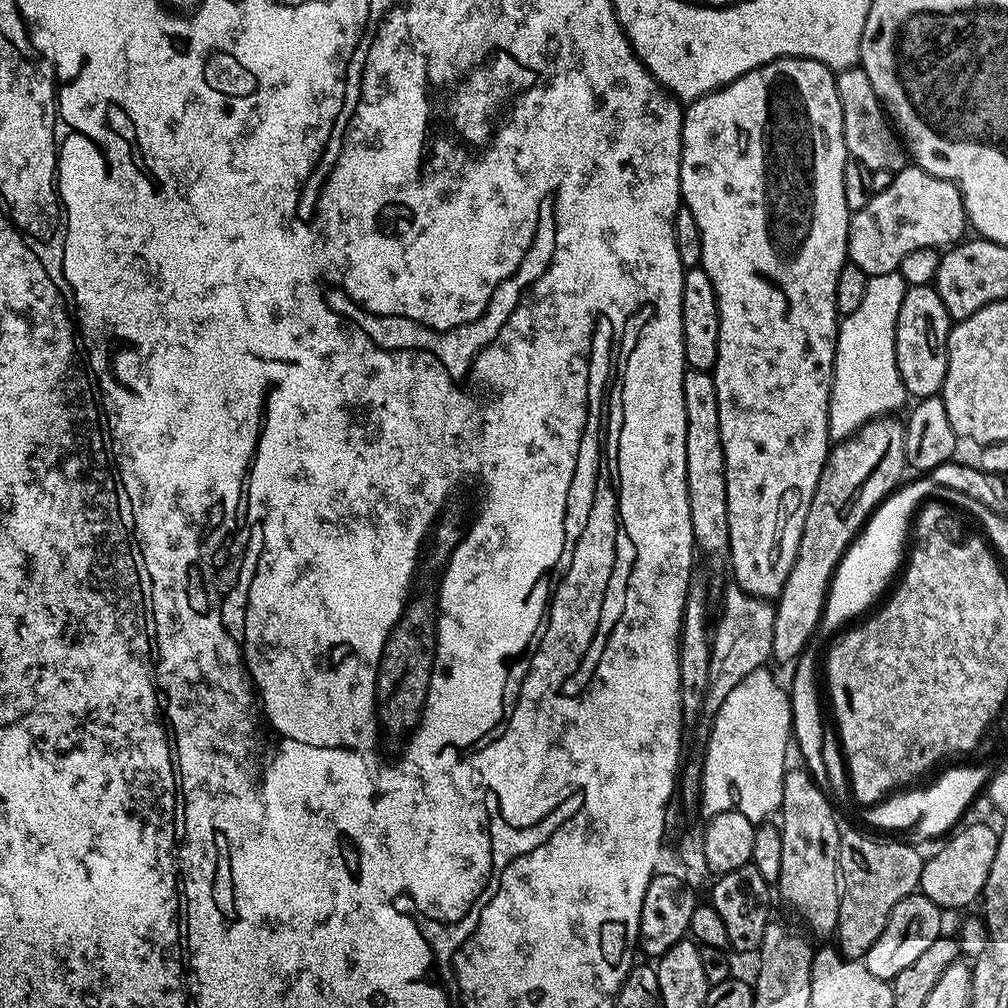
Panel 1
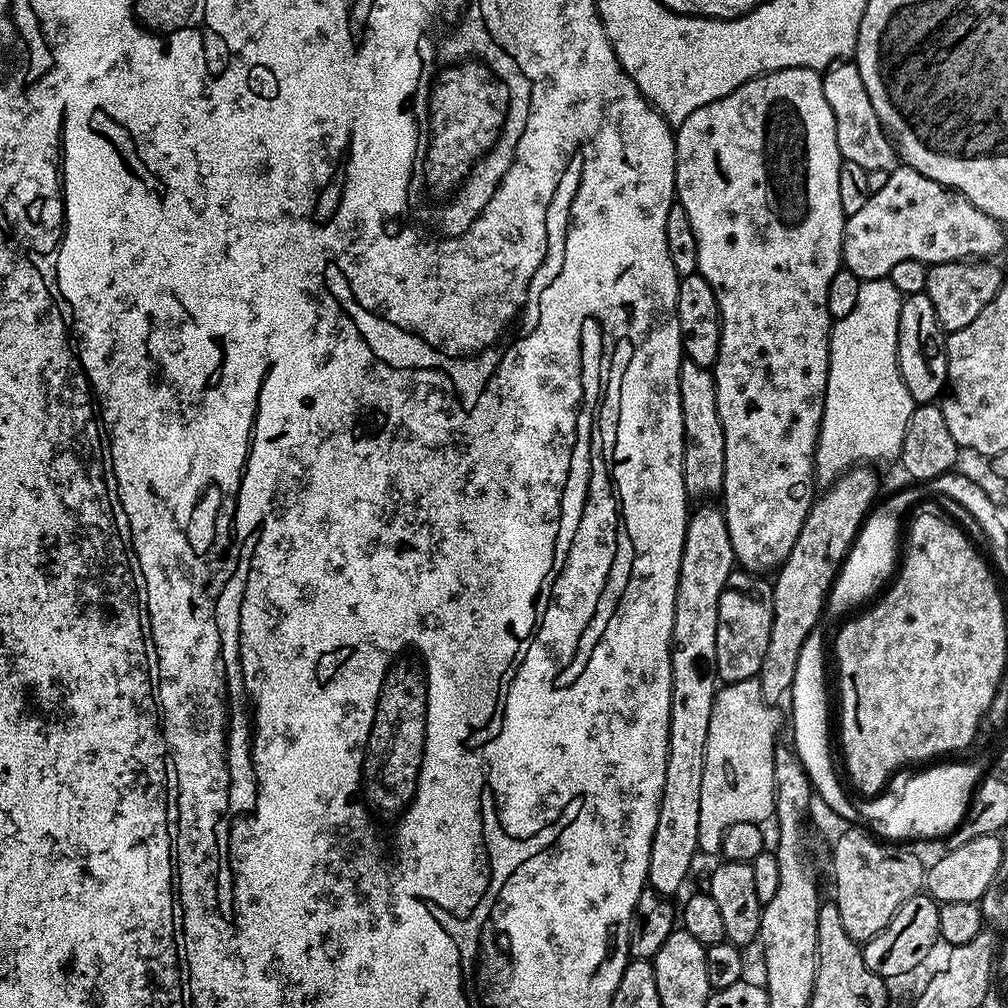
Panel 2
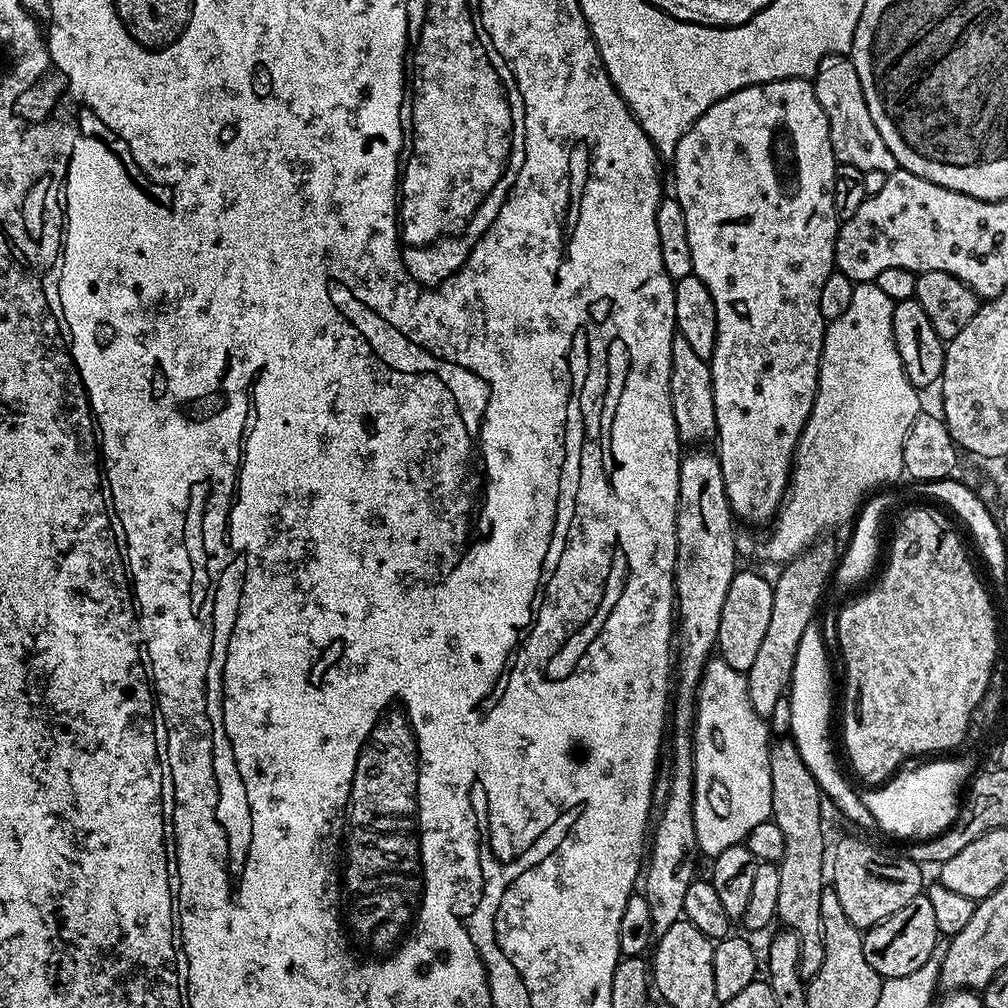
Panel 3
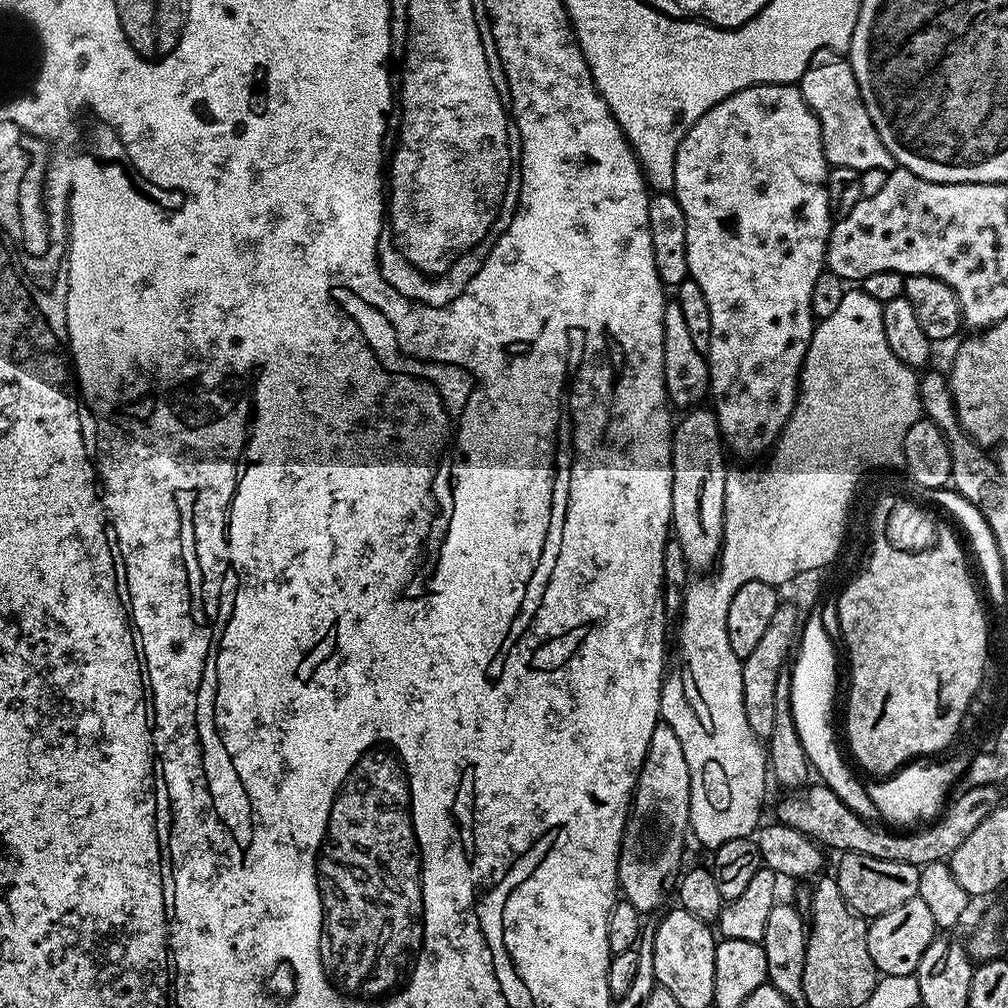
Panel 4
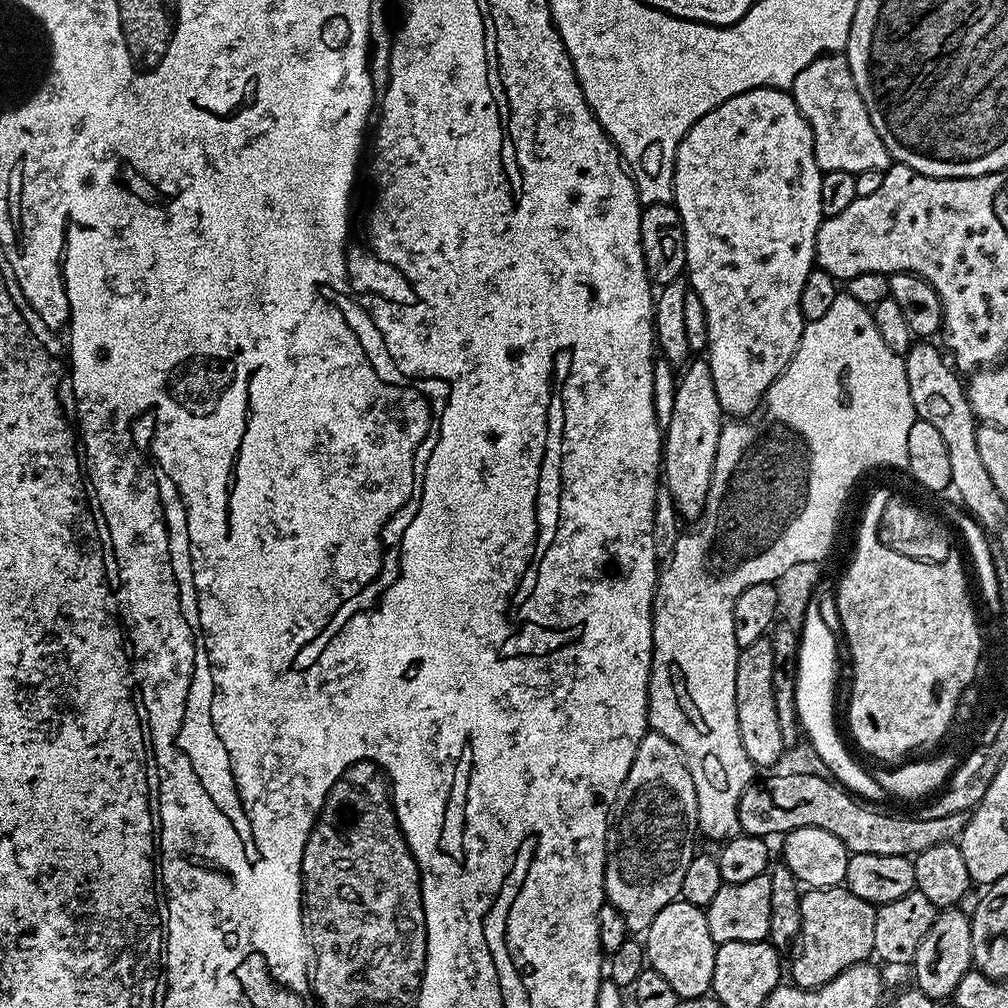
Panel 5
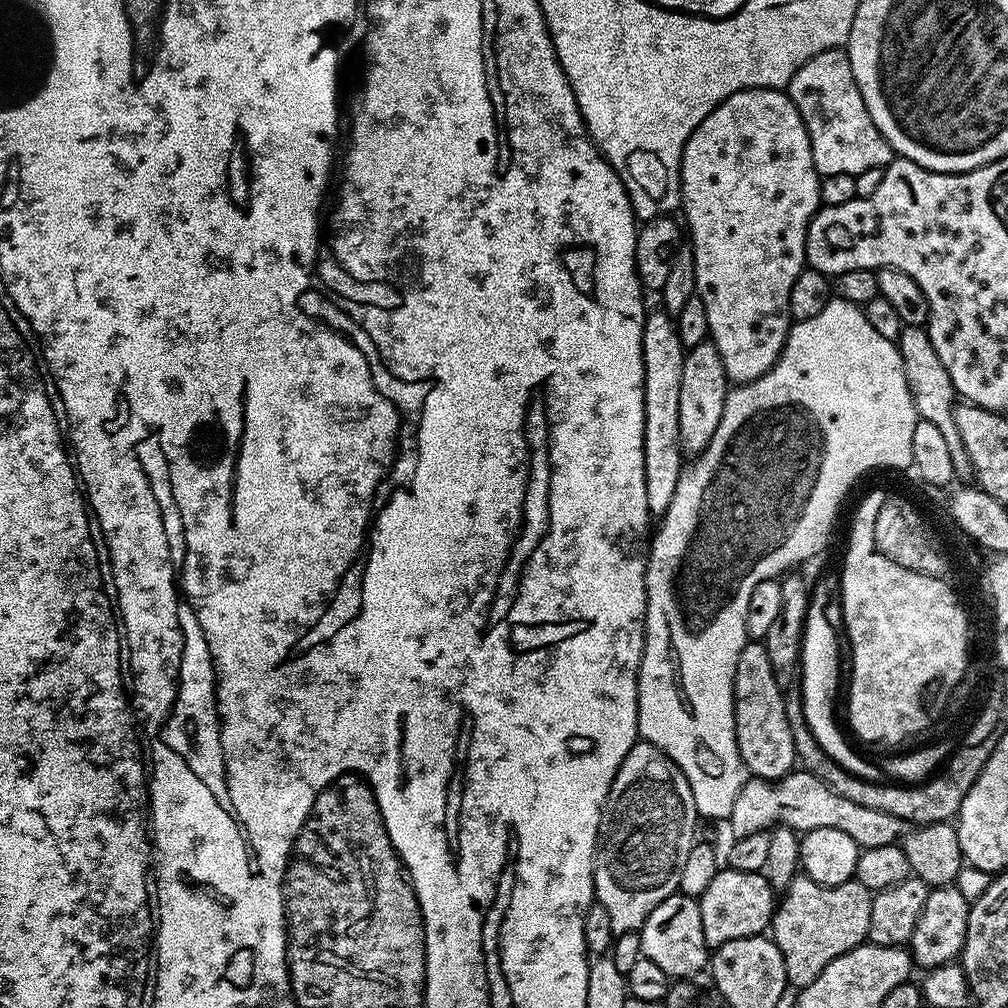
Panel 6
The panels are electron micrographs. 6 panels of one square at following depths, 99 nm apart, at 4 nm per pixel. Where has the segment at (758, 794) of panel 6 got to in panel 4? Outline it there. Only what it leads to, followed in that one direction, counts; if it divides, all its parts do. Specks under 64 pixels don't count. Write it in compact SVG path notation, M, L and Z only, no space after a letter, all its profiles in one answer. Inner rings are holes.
M819 782L809 783L799 790L784 794L776 804L775 819L806 834L825 849L833 848L836 854L853 852L866 854L870 858L883 858L885 862L906 862L923 866L939 860L947 861L954 854L954 850L958 850L958 846L962 846L962 842L966 842L966 838L970 838L970 834L978 830L980 823L1002 803L1001 789L994 784L965 787L963 791L964 793L956 801L953 799L935 820L915 830L893 830L888 826L875 828L875 823L854 814L854 810L850 810L850 806L846 806L846 802L842 802L842 798L834 794L834 790Z

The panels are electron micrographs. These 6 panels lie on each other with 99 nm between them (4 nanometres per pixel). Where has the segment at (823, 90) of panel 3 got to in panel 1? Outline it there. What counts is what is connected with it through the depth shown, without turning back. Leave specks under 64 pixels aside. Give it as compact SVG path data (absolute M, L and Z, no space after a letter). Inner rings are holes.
M862 67L842 68L835 73L838 86L838 102L842 102L842 134L846 142L849 157L872 173L898 173L909 163L910 157L893 125L884 111L878 94L874 94L874 86L870 86L870 78L866 78L866 70Z

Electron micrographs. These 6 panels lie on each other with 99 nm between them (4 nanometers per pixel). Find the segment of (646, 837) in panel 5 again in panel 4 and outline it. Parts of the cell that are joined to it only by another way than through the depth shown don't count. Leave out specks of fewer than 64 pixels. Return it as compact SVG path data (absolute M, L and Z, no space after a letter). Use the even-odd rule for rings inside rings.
M660 720L650 736L620 844L619 889L640 913L651 913L648 911L661 902L666 884L677 879L684 860L684 835L687 837L690 832L689 818L690 766L686 766L686 754L682 754L678 734Z

